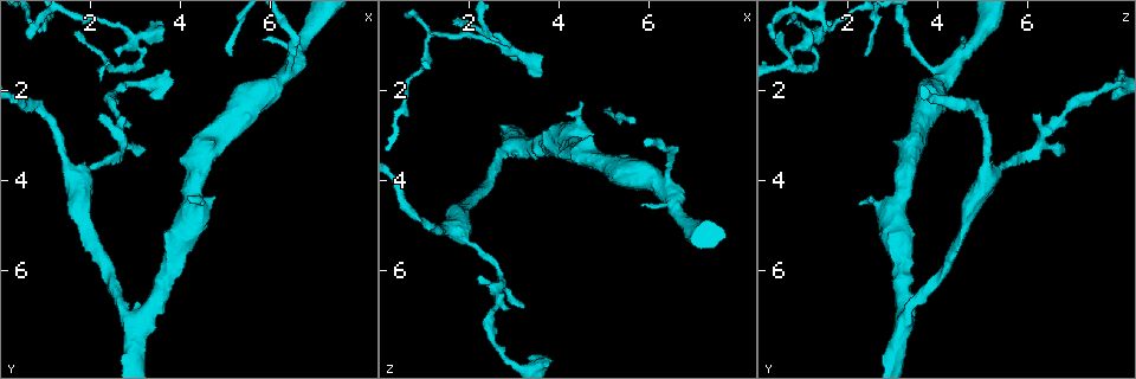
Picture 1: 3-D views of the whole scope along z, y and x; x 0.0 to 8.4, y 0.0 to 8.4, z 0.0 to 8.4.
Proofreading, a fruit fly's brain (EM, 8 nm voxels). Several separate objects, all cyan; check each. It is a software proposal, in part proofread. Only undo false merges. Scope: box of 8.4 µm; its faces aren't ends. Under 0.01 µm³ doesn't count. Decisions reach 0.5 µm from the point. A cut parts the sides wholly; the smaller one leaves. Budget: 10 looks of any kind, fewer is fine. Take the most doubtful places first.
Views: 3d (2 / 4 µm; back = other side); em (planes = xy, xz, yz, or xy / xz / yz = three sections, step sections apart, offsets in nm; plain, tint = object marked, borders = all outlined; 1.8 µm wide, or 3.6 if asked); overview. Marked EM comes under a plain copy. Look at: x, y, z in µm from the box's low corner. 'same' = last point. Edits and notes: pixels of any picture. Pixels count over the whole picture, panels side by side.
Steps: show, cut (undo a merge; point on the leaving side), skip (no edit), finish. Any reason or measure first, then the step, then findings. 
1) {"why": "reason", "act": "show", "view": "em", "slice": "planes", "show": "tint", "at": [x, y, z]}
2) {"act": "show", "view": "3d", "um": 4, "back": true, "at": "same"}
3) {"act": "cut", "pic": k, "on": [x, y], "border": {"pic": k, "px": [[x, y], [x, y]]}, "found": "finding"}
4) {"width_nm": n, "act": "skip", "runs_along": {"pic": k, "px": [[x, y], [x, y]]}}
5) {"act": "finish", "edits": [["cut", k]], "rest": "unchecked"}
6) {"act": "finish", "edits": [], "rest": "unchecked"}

{"act": "show", "view": "em", "um": 3.6, "slice": "planes", "show": "tint", "at": [2.75, 3.10, 6.35]}

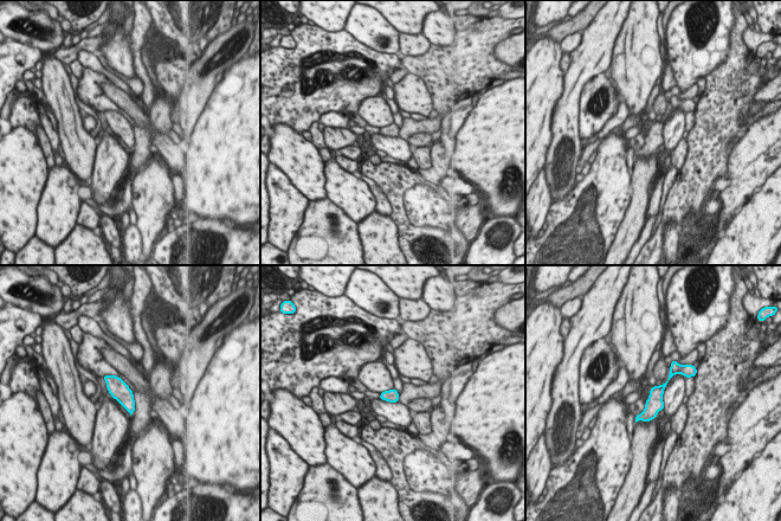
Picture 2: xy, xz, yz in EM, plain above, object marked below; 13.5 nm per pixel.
{"act": "skip", "runs_along": {"pic": 2, "px": [[676, 370], [639, 417]]}, "found": "one neuron here"}

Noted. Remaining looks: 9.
{"why": "arms part here", "act": "show", "view": "em", "slice": "xz", "step": 16, "show": "tint", "at": [3.05, 7.10, 3.25]}

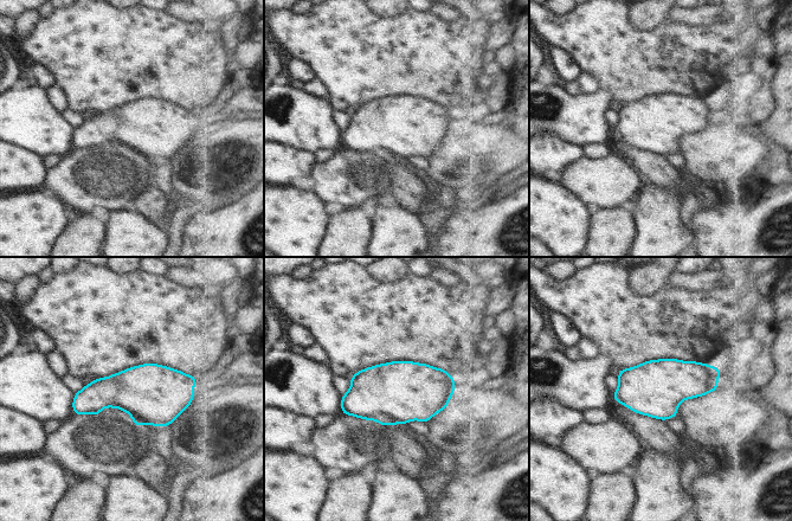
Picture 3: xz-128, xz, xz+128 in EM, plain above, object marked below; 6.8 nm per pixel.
{"why": "cut it another way", "act": "show", "view": "em", "slice": "planes", "show": "tint", "at": "same"}

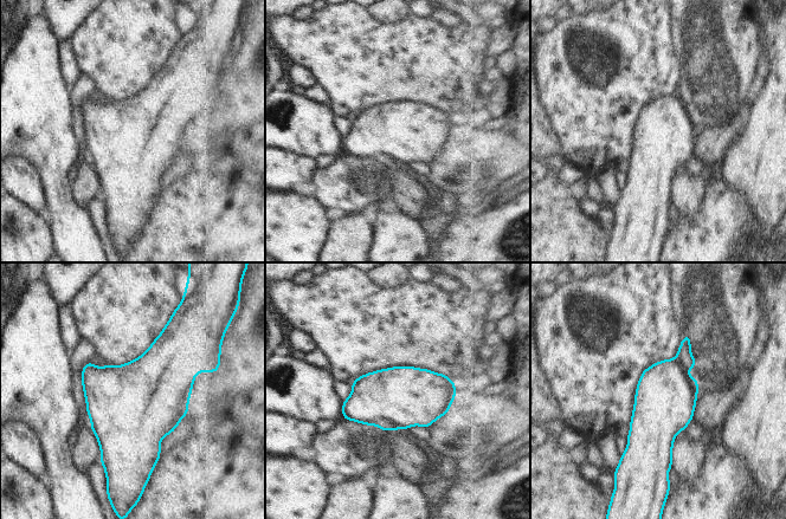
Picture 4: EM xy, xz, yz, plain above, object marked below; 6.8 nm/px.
{"act": "skip", "found": "one neuron here"}

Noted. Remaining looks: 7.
{"why": "abrupt turn", "act": "show", "view": "3d", "um": 4, "at": [0.75, 0.60, 1.65]}

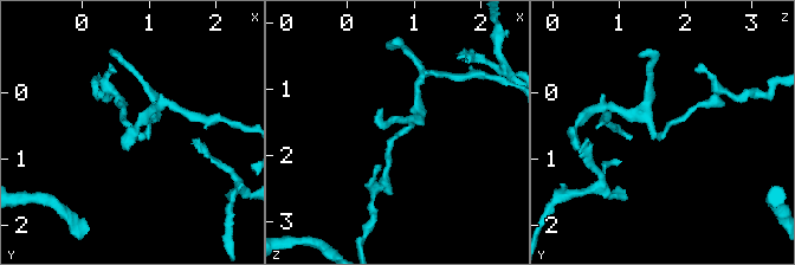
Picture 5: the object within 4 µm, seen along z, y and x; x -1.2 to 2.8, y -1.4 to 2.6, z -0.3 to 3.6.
{"act": "show", "view": "em", "slice": "planes", "show": "borders", "at": [0.80, 0.60, 1.65]}

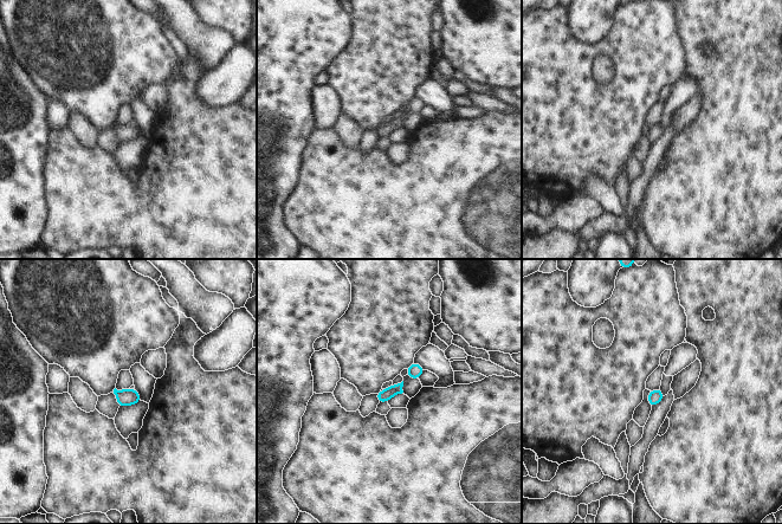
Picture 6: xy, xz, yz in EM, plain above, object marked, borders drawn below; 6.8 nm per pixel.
{"width_nm": 80, "act": "skip", "found": "continuous, no second neuron"}

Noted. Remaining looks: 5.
{"why": "arms part here", "act": "show", "view": "3d", "um": 4, "at": [6.30, 1.75, 4.15]}

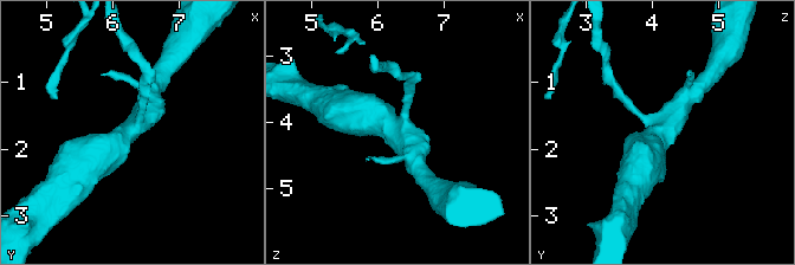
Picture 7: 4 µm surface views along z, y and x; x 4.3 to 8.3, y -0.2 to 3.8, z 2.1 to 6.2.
{"arms": 3, "why": "shape alone is not enough", "act": "show", "view": "em", "um": 3.6, "slice": "xz", "step": 16, "show": "tint", "at": [6.35, 1.65, 4.15]}

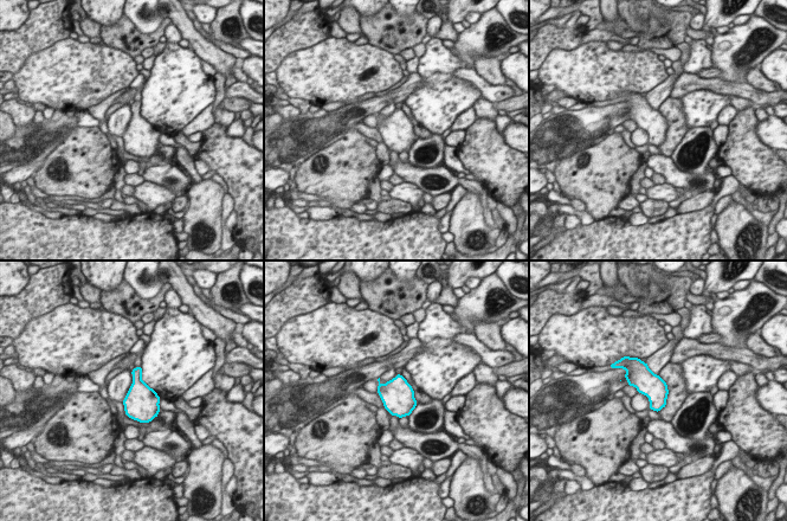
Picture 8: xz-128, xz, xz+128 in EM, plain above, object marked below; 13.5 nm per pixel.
{"why": "cut it another way", "act": "show", "view": "em", "um": 3.6, "slice": "planes", "show": "tint", "at": "same"}

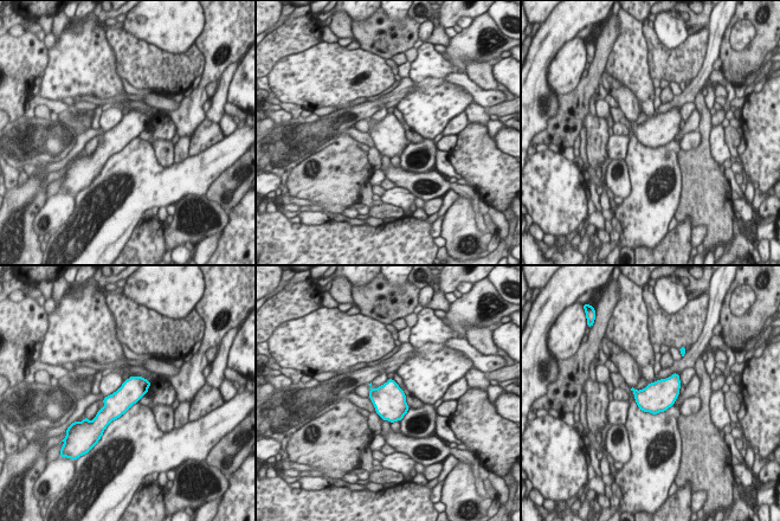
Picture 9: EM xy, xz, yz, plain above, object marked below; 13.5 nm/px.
{"act": "skip", "runs_along": {"pic": 9, "px": [[146, 383], [97, 419]]}, "found": "all the same neuron"}

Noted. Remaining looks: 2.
{"act": "finish", "edits": [], "rest": "unchecked"}

